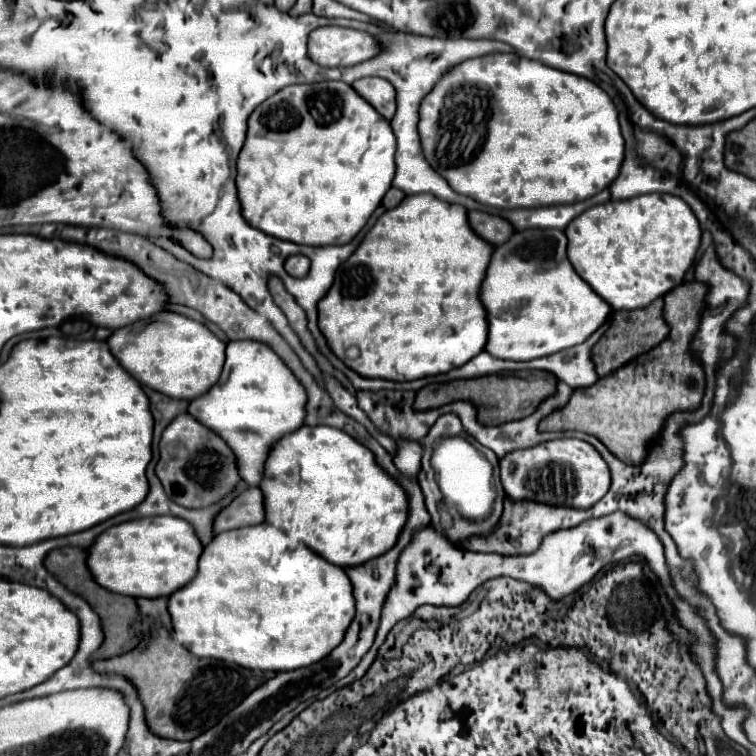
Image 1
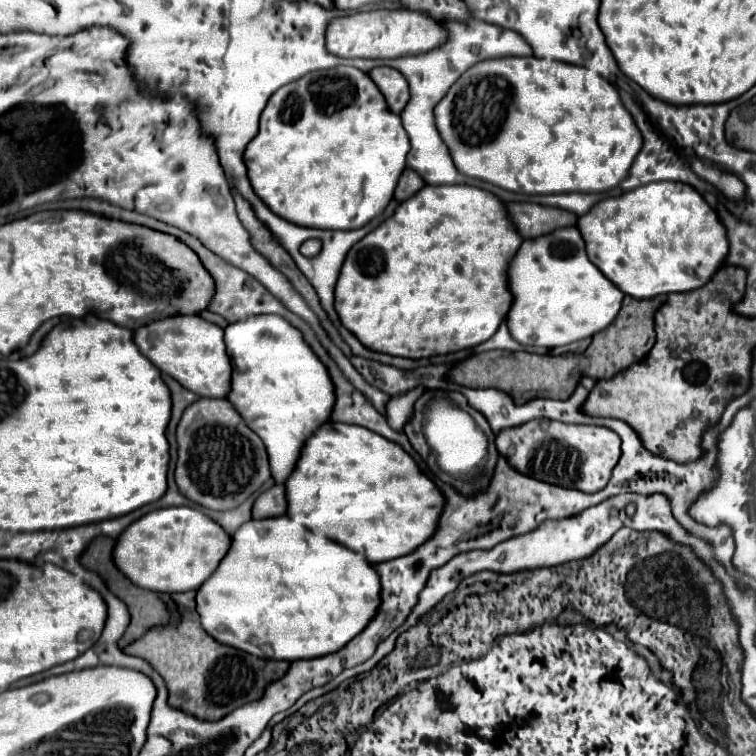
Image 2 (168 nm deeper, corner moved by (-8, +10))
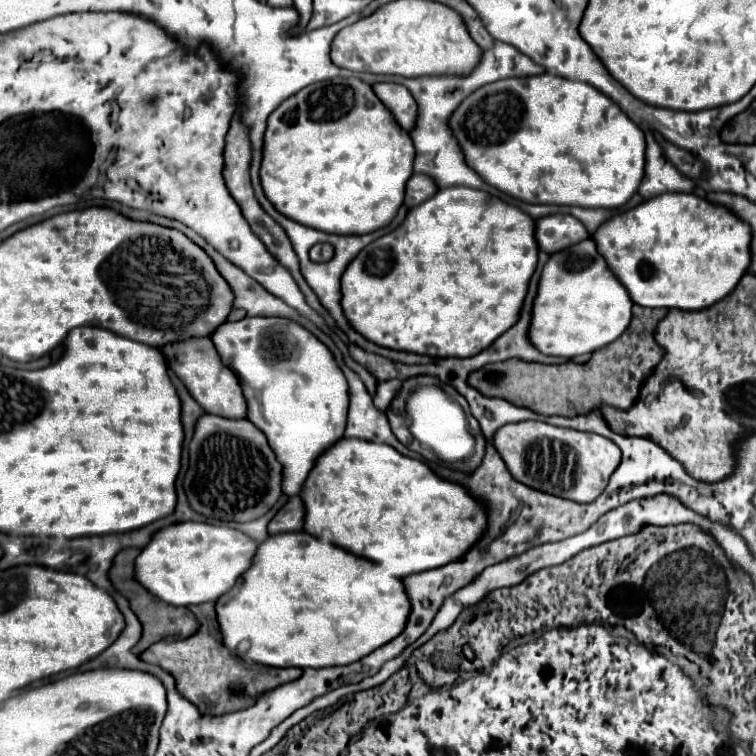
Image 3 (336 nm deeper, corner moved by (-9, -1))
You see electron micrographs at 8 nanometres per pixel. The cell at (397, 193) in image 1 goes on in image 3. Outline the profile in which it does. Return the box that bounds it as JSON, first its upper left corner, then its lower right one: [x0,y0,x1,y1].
[404,174,438,208]

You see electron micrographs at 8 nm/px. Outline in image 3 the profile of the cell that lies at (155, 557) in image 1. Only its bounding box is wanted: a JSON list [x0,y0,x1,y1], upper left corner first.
[136,522,258,606]

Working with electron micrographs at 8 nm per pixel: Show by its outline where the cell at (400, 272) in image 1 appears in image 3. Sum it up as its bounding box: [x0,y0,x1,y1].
[342,186,538,358]

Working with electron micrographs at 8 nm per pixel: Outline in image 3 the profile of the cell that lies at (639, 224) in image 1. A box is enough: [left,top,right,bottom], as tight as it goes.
[592,192,750,310]

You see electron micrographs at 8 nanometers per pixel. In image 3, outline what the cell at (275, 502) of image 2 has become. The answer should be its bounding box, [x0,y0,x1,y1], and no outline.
[268,496,306,536]

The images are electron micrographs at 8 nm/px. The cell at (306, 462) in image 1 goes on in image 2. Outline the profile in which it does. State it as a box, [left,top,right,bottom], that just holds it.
[285,421,445,563]

